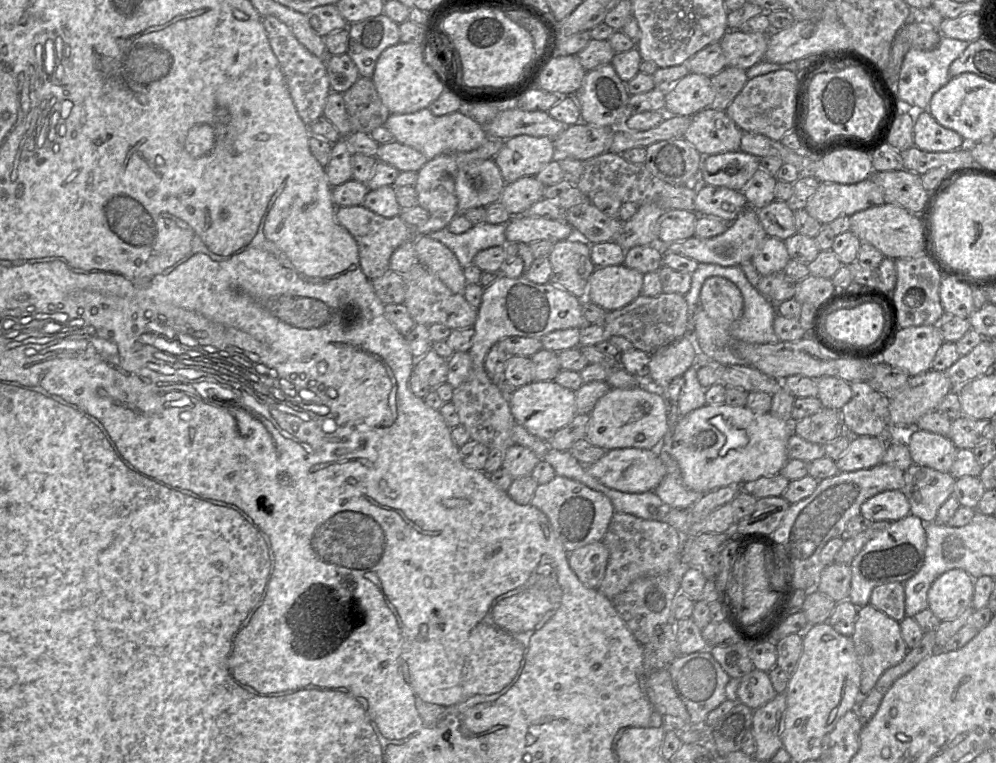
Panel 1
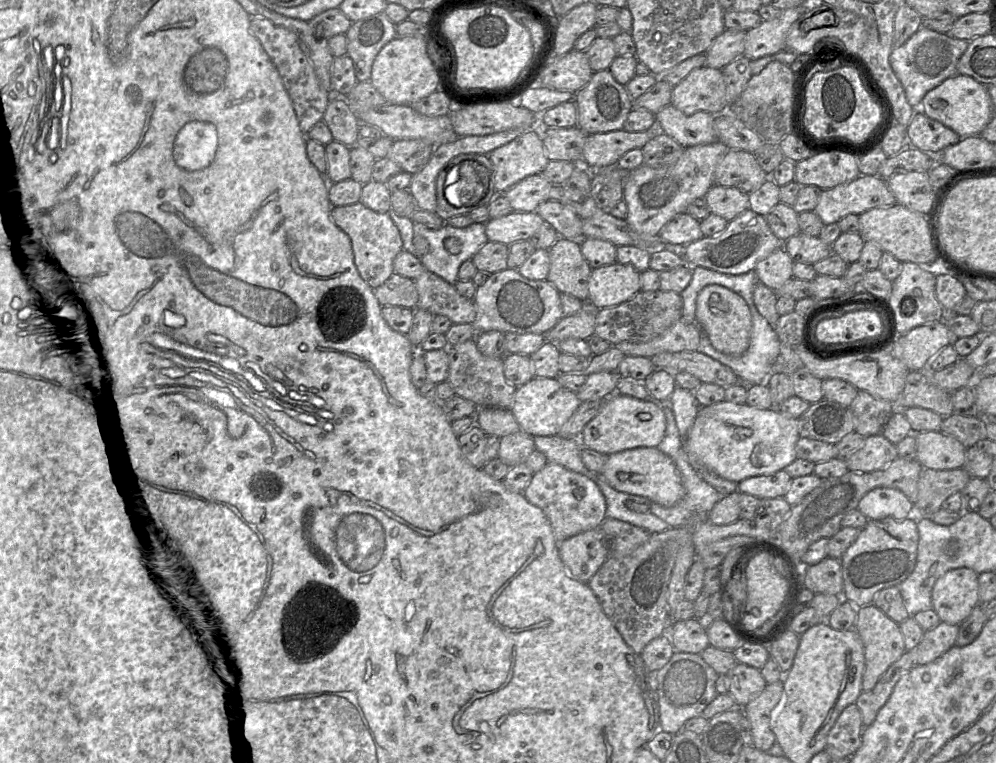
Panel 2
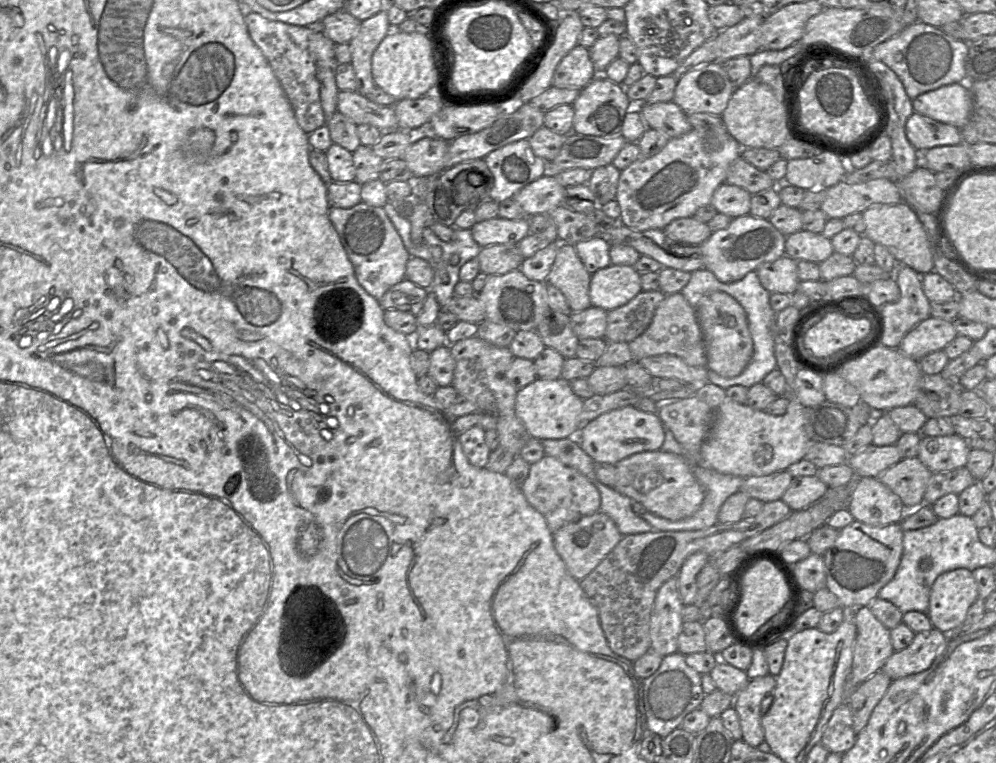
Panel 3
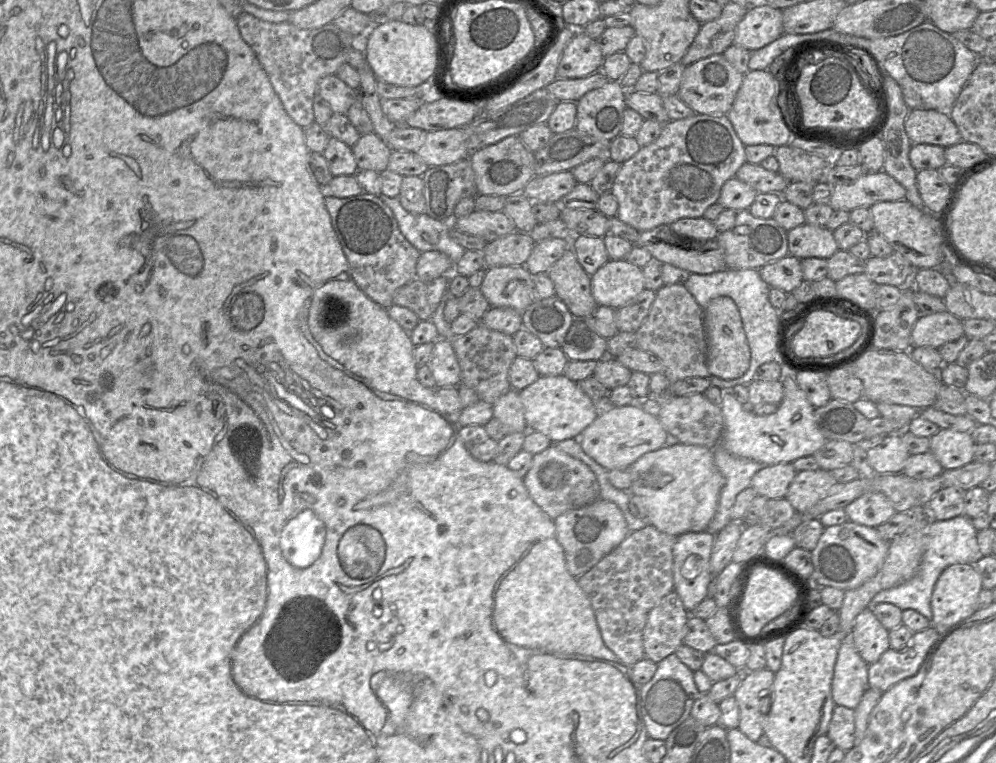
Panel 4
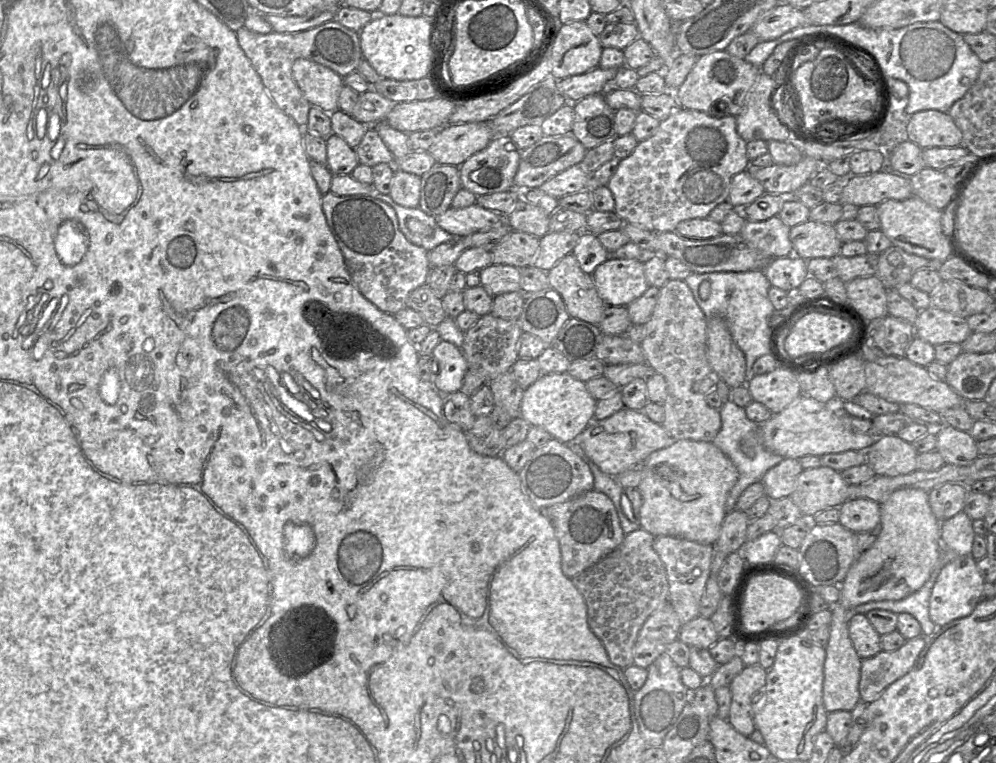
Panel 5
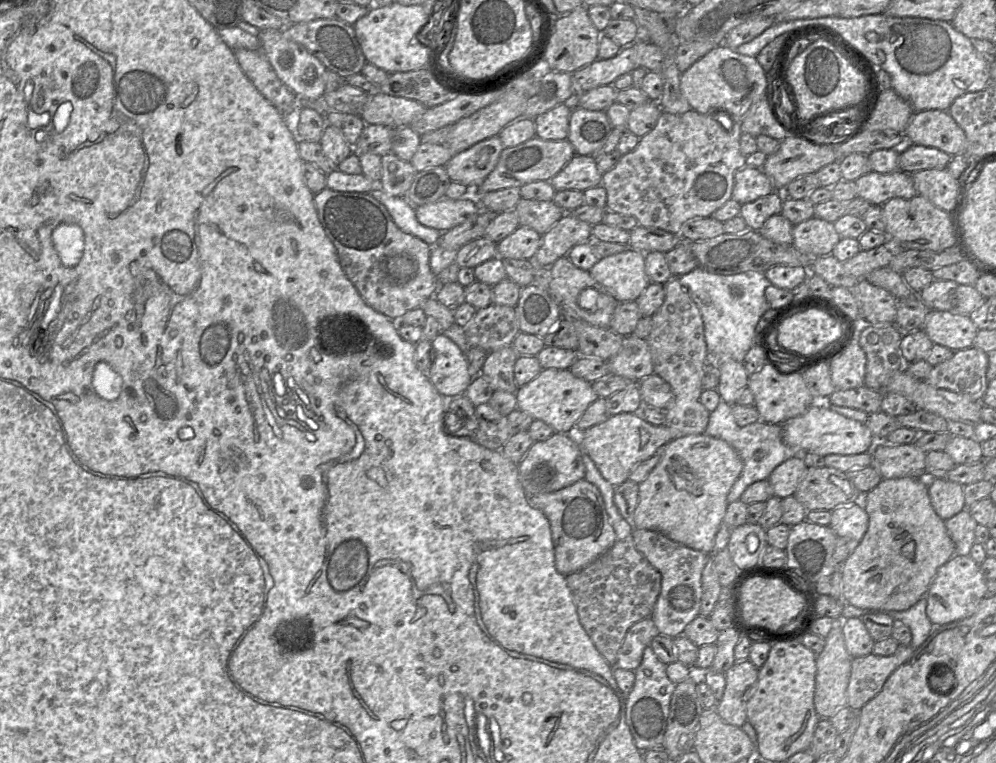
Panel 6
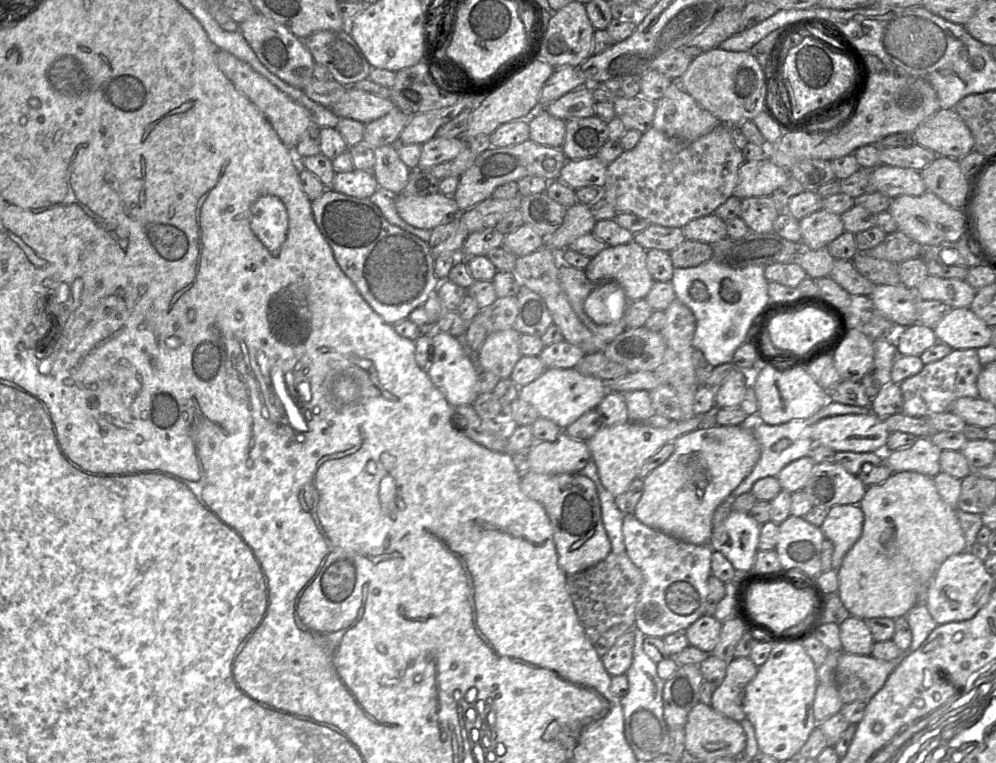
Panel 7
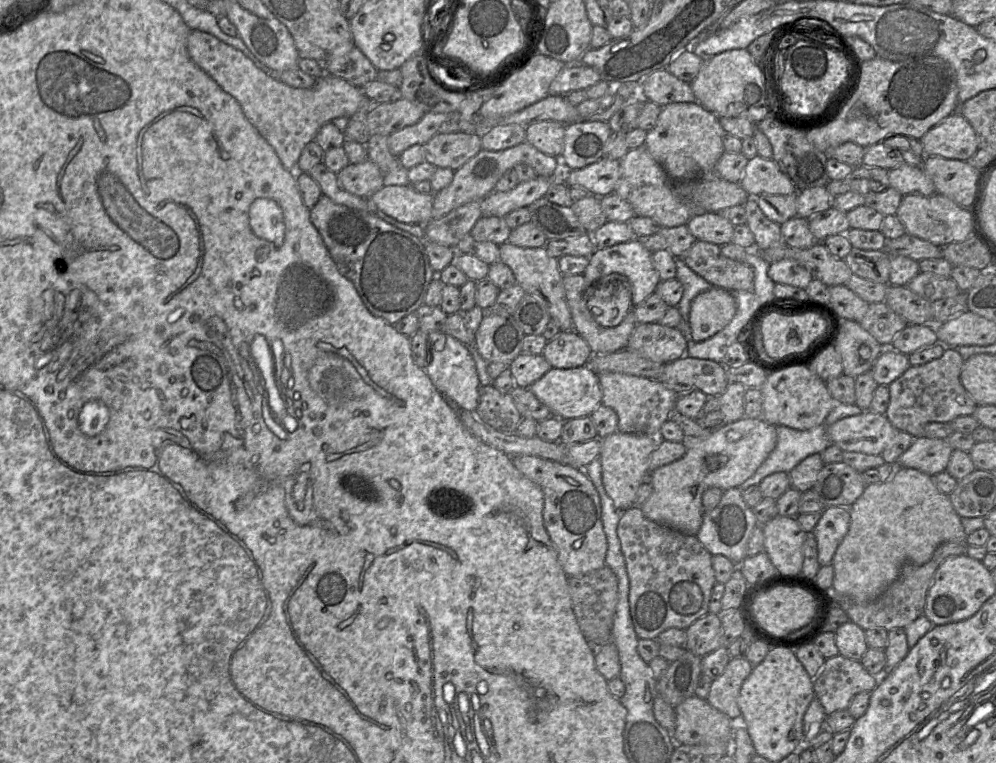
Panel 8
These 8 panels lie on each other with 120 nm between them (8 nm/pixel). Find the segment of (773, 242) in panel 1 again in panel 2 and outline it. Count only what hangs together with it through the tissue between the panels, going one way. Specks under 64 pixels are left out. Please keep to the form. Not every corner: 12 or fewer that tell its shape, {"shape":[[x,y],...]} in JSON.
{"shape":[[783,247],[755,266],[759,281],[777,290],[793,277]]}

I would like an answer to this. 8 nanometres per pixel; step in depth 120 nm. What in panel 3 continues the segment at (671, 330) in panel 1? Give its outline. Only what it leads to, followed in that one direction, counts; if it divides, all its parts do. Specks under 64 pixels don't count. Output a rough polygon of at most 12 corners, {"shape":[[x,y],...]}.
{"shape":[[642,290],[607,311],[605,339],[631,342],[650,325],[666,297]]}

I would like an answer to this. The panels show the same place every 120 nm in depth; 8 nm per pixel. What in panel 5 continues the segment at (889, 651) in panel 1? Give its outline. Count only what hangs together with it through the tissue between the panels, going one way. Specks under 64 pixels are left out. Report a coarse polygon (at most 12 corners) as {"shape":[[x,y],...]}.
{"shape":[[852,612],[849,636],[861,659],[879,653],[881,635]]}

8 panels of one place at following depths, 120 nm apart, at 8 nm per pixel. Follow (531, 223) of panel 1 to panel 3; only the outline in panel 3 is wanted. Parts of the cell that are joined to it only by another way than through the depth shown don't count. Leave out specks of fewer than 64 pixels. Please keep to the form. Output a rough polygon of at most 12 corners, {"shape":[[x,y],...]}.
{"shape":[[497,216],[470,230],[482,248],[517,244],[529,234],[529,217]]}

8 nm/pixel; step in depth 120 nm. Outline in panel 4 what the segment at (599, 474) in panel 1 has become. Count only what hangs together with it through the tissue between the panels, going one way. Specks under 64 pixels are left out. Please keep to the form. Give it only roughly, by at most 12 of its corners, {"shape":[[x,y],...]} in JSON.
{"shape":[[713,449],[641,456],[628,492],[650,525],[708,530],[725,485]]}

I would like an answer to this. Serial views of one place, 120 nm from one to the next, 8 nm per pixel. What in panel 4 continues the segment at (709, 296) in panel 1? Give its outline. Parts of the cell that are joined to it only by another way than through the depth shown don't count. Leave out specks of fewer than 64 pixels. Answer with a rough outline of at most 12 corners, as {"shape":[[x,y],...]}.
{"shape":[[735,302],[706,308],[707,368],[722,380],[743,376],[750,349]]}

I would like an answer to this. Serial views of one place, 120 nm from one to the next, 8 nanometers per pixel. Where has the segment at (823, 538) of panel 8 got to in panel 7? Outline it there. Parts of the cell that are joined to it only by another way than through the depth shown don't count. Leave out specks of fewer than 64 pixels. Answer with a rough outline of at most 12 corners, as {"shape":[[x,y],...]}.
{"shape":[[859,505],[829,509],[820,529],[834,546],[833,570],[861,536]]}

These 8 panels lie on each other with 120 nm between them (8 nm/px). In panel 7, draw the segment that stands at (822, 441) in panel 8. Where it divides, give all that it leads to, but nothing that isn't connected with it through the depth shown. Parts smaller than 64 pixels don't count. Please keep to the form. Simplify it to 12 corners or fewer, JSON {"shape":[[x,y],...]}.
{"shape":[[828,401],[807,419],[768,425],[751,419],[761,455],[731,498],[791,462],[810,457],[813,426],[869,407]]}

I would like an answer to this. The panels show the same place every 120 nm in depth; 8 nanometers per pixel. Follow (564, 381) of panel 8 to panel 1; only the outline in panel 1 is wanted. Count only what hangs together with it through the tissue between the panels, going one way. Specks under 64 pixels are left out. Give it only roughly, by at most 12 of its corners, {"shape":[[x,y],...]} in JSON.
{"shape":[[532,381],[508,393],[516,423],[548,441],[576,413],[575,391]]}

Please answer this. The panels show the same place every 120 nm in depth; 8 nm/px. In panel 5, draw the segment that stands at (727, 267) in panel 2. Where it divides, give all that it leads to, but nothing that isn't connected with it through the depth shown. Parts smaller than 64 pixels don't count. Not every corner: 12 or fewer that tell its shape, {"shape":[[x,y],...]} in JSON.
{"shape":[[776,215],[746,220],[739,236],[768,259],[793,254]]}

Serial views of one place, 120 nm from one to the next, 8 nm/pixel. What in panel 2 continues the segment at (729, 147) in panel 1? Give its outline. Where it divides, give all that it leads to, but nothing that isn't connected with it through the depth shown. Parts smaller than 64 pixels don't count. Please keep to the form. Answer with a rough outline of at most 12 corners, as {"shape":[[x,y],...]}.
{"shape":[[671,104],[656,114],[661,131],[683,147],[717,141],[714,115]]}

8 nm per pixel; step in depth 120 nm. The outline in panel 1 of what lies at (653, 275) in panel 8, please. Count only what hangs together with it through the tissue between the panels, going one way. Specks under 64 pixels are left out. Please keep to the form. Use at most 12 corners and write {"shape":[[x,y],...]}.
{"shape":[[596,267],[585,300],[607,312],[639,295],[643,274]]}

